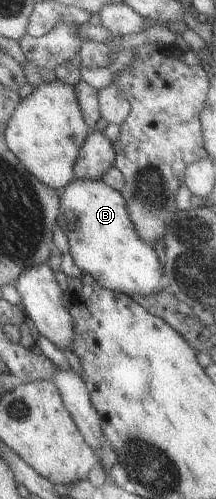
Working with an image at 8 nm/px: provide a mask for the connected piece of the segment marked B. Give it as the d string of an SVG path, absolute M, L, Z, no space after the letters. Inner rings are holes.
M73 179L60 197L60 208L56 224L69 241L69 253L75 266L90 275L103 289L131 297L149 297L164 290L163 268L155 248L140 237L131 221L123 196L119 191L99 181Z

